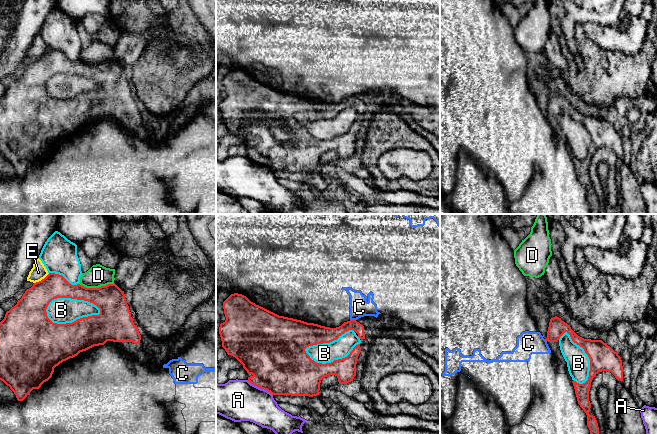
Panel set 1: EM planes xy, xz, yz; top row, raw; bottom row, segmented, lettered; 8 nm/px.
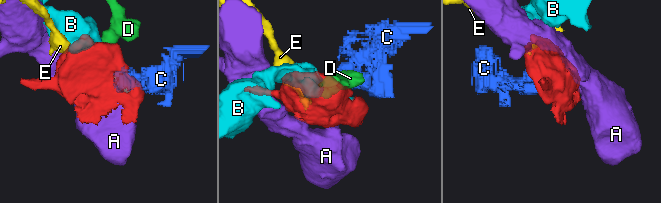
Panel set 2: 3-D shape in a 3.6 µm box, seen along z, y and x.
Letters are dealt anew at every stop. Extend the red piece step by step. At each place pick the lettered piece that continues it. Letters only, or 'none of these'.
none of these

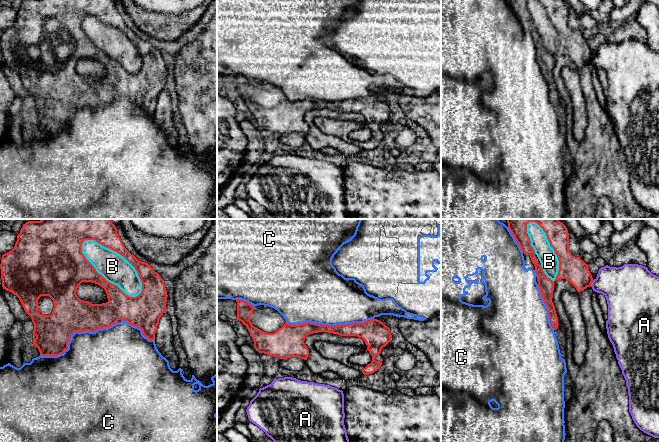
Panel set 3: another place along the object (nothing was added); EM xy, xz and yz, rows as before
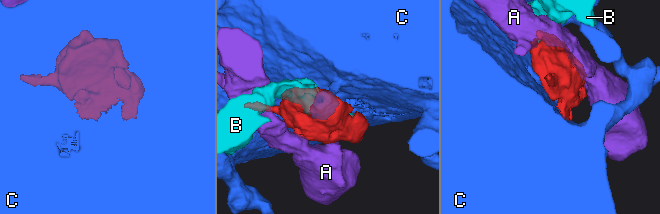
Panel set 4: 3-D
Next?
none of these

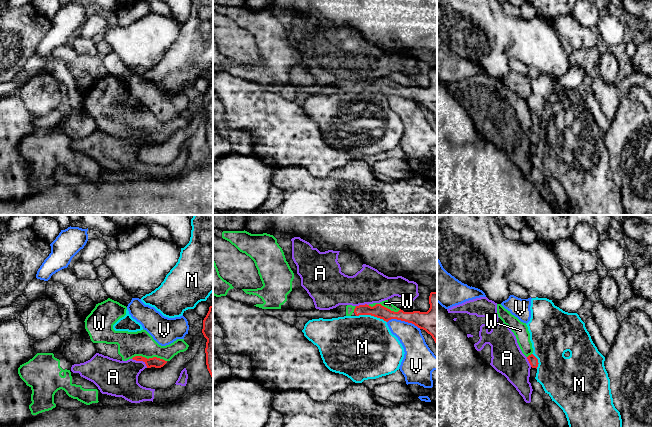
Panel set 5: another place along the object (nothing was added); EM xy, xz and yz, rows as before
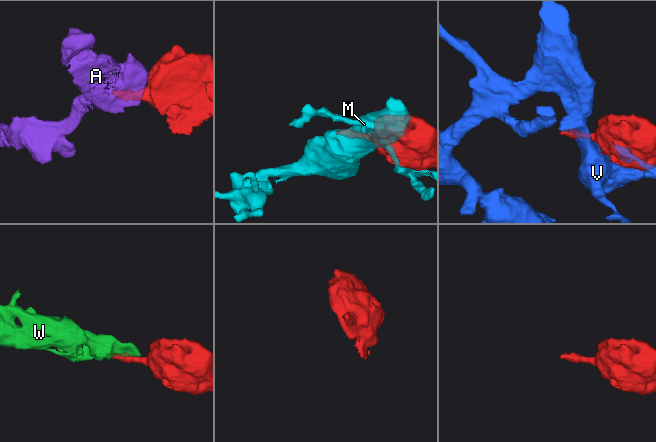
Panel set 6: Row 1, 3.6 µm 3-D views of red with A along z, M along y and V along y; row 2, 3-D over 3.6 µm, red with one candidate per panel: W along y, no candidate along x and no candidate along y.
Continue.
W

